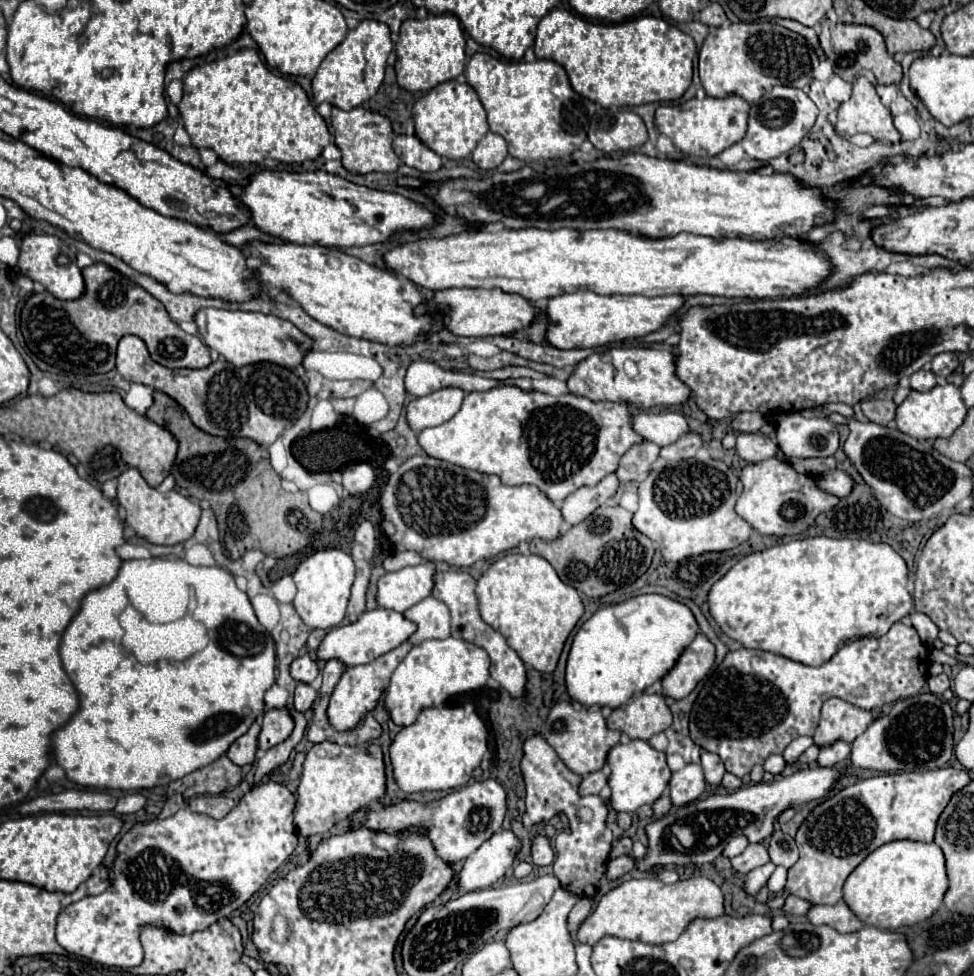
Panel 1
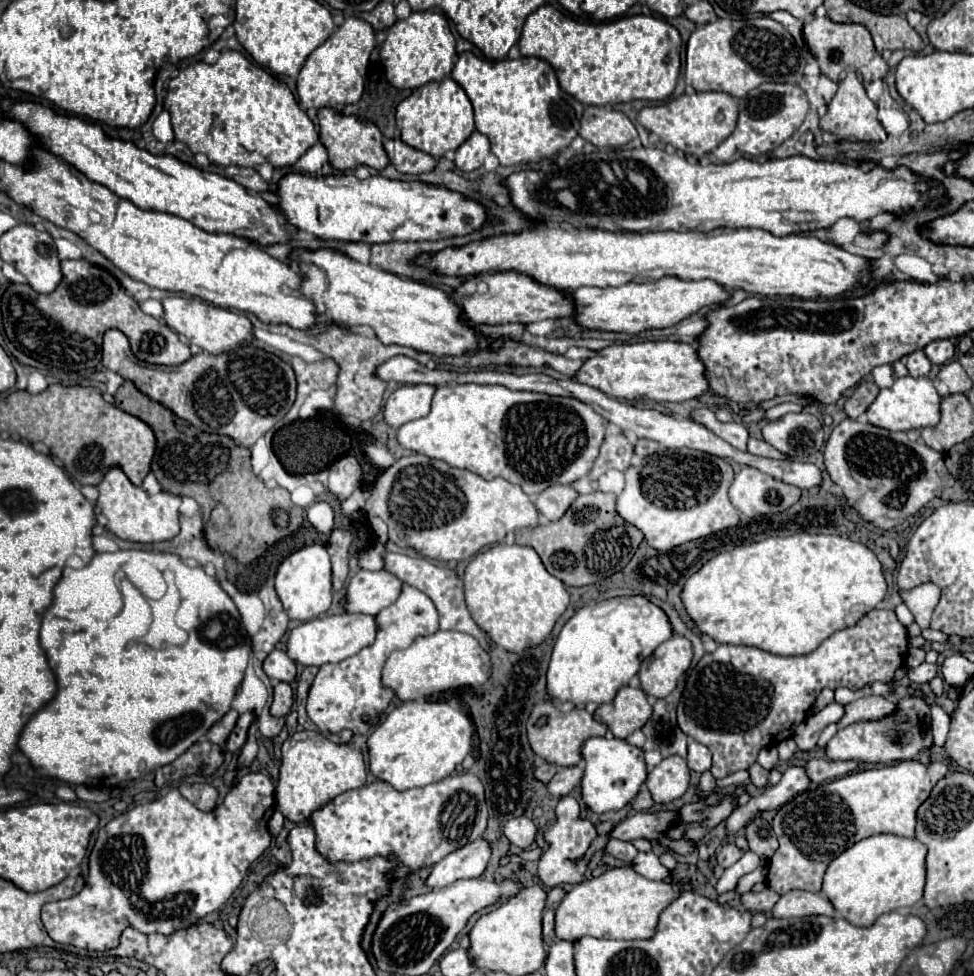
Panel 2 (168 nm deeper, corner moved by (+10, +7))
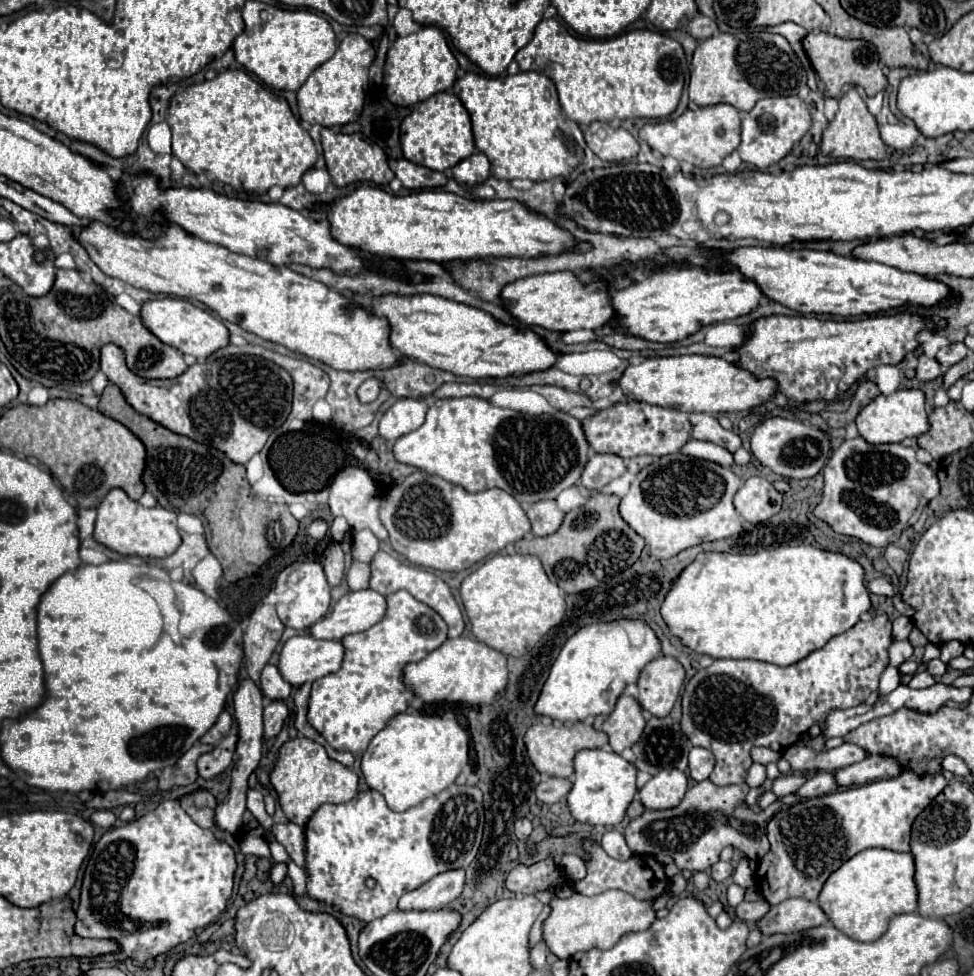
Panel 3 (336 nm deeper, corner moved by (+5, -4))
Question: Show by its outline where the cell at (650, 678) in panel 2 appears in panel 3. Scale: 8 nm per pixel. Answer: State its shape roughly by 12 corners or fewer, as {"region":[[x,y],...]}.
{"region":[[670,655],[650,661],[638,679],[638,701],[666,717],[686,671]]}

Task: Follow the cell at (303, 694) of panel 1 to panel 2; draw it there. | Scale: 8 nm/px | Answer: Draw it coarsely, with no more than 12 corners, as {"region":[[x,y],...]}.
{"region":[[287,682],[273,686],[271,716],[287,716],[293,690]]}

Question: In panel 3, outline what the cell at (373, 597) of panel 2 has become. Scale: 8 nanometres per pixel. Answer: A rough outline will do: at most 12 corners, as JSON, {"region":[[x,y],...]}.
{"region":[[346,593],[312,637],[342,639],[386,617],[386,597]]}

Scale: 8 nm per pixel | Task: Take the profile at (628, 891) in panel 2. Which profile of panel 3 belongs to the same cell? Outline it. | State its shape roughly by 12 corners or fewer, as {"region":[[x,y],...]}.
{"region":[[624,891],[550,903],[544,941],[568,959],[656,921]]}

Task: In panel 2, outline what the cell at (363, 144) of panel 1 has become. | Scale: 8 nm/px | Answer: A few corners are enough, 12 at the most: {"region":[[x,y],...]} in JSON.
{"region":[[321,108],[319,138],[337,170],[383,170],[373,122]]}

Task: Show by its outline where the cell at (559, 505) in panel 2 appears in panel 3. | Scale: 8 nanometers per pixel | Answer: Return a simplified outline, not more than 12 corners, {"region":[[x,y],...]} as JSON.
{"region":[[538,501],[526,513],[532,533],[556,533],[564,511],[556,501]]}

